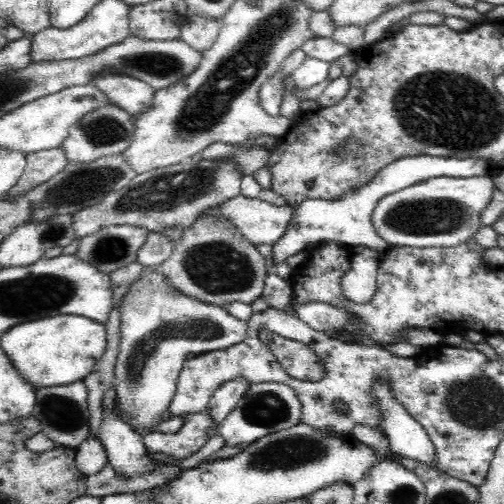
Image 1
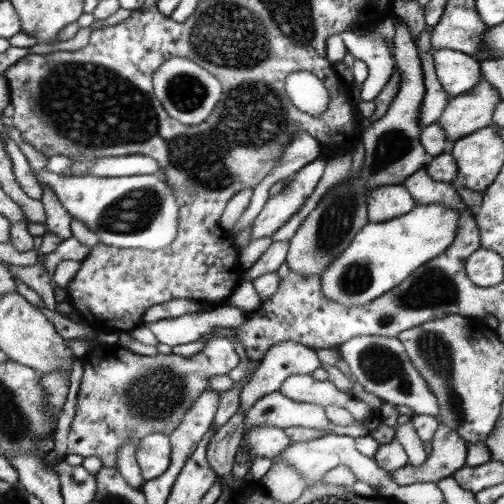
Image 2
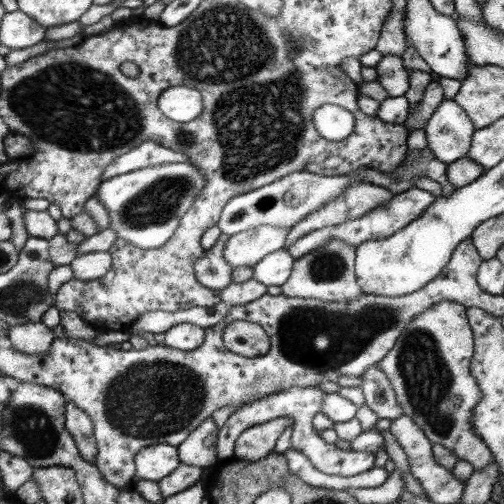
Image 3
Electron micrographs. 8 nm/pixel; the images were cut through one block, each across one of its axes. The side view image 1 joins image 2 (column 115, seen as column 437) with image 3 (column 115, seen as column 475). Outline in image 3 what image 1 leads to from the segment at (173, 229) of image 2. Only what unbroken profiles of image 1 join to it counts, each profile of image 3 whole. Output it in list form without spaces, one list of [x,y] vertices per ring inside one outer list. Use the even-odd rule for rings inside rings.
[[[177,162],[177,164],[165,164],[165,166],[147,166],[129,174],[113,176],[109,180],[103,178],[95,198],[107,210],[109,218],[109,230],[113,230],[117,240],[127,242],[129,246],[135,246],[139,250],[157,250],[161,246],[169,244],[169,238],[173,238],[175,228],[179,226],[183,214],[191,208],[195,196],[205,188],[205,178],[199,174],[199,170],[187,162]]]

